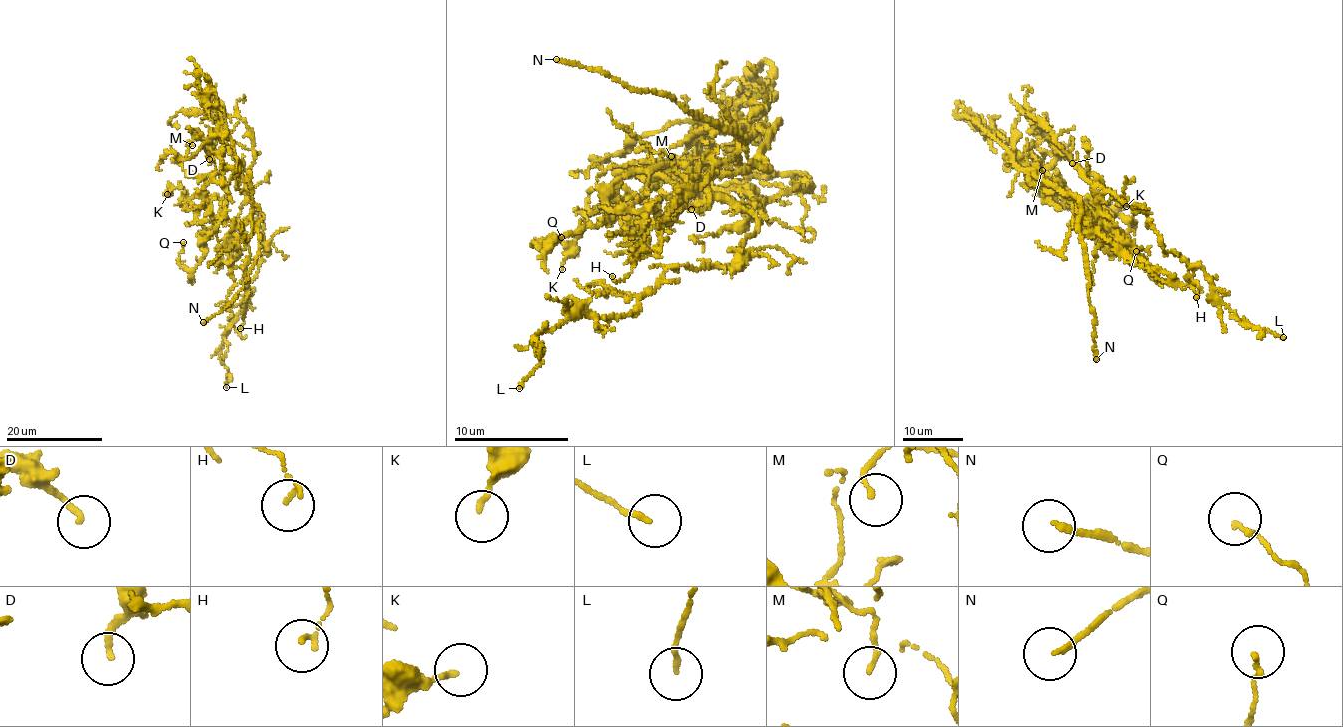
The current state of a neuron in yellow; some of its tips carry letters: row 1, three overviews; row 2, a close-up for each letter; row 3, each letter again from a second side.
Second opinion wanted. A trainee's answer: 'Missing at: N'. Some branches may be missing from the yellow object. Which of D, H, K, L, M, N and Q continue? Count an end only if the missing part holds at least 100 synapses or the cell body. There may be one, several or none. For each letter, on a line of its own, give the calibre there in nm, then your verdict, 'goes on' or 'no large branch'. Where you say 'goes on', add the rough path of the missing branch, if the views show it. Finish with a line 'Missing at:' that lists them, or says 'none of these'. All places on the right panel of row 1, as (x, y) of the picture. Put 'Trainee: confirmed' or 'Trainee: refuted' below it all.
D: 170 nm thick; no large branch
H: 120 nm thick; no large branch
K: 140 nm thick; no large branch
L: 130 nm thick; no large branch
M: 110 nm thick; no large branch
N: 140 nm thick; goes on; missing branch runs (1096, 359), (1080, 389), (1074, 416), (1062, 415), (1049, 402), (1035, 398), (1006, 421), (1000, 419), (1002, 425)
Q: 130 nm thick; no large branch
Missing at: N
Trainee: confirmed

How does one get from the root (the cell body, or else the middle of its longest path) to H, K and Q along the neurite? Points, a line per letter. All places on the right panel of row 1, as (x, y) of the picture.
H: (1093, 217), (1089, 218), (1078, 206), (1079, 219), (1095, 233), (1134, 262), (1165, 270), (1191, 287), (1196, 297)
K: (1093, 217), (1099, 213), (1108, 215), (1101, 227), (1105, 229), (1104, 215), (1093, 205), (1094, 209), (1126, 206)
Q: (1093, 217), (1130, 255), (1108, 241), (1097, 239), (1099, 244), (1125, 247), (1153, 277), (1136, 251)

